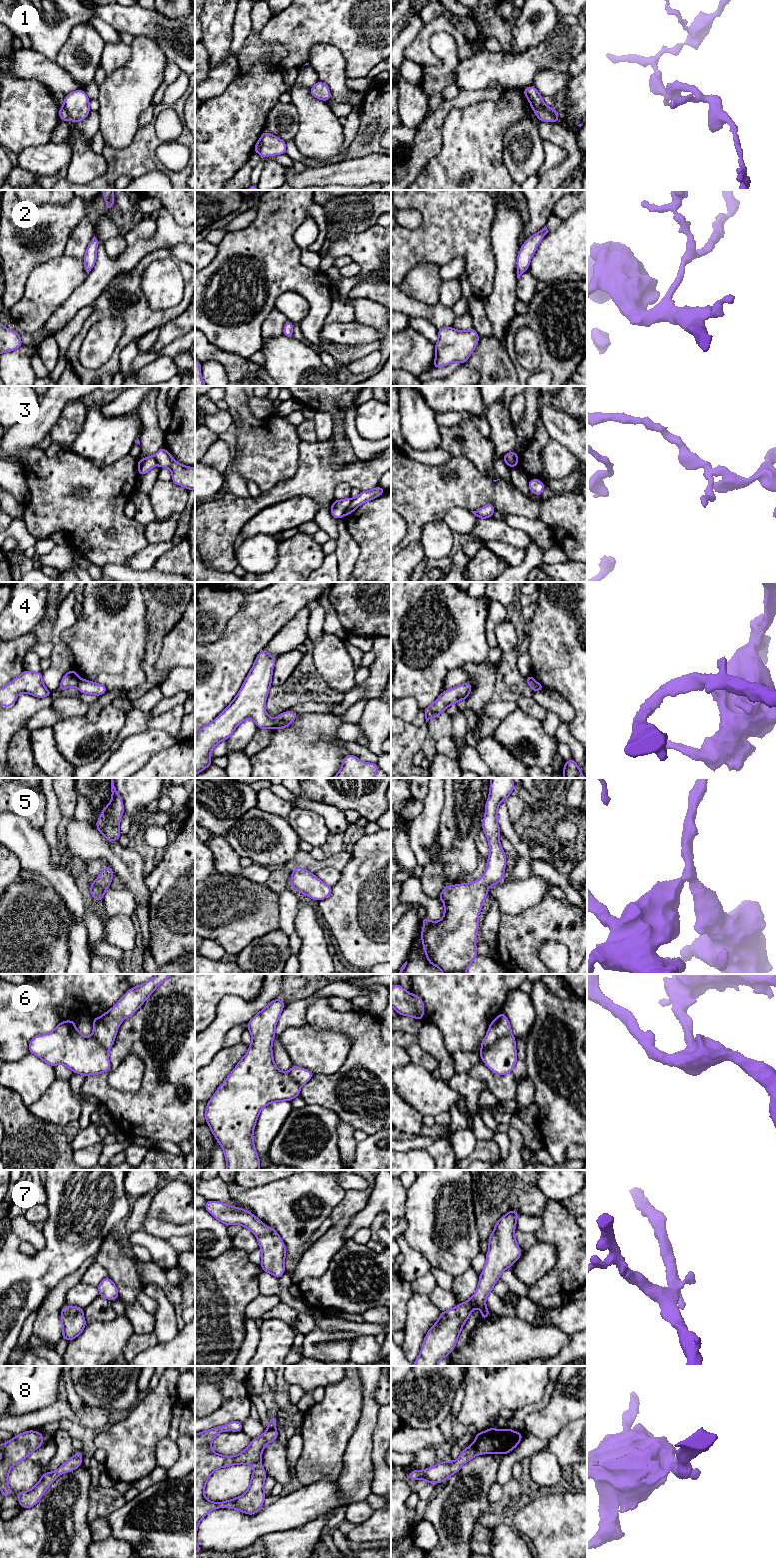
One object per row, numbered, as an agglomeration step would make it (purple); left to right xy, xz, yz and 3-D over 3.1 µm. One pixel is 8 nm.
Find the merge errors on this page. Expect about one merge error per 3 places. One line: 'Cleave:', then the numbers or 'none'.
Cleave: 1, 3, 4, 6

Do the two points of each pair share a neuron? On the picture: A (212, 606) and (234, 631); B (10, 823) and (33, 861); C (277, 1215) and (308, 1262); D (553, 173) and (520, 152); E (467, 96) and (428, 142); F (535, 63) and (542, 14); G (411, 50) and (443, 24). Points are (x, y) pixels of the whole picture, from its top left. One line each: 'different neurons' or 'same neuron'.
A: different neurons
B: same neuron
C: different neurons
D: different neurons
E: same neuron
F: different neurons
G: same neuron

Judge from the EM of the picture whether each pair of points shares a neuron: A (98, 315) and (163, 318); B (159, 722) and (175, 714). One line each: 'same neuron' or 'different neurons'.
A: same neuron
B: same neuron

